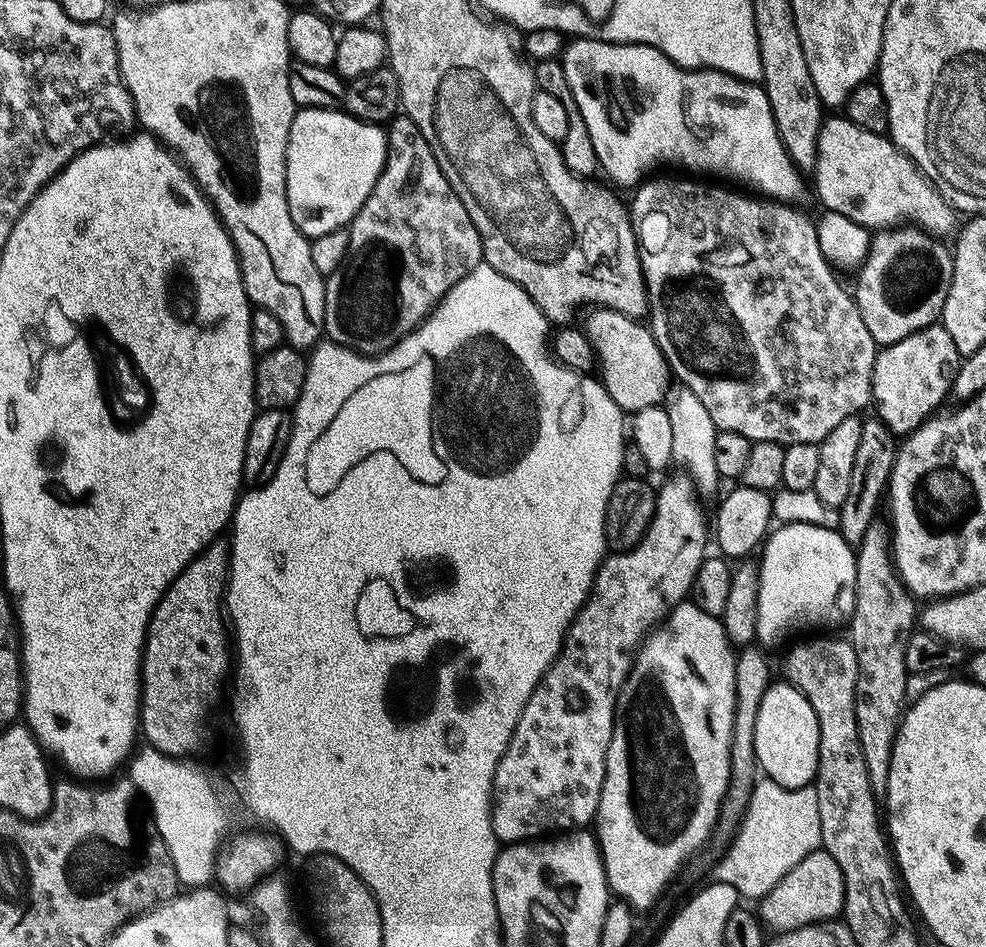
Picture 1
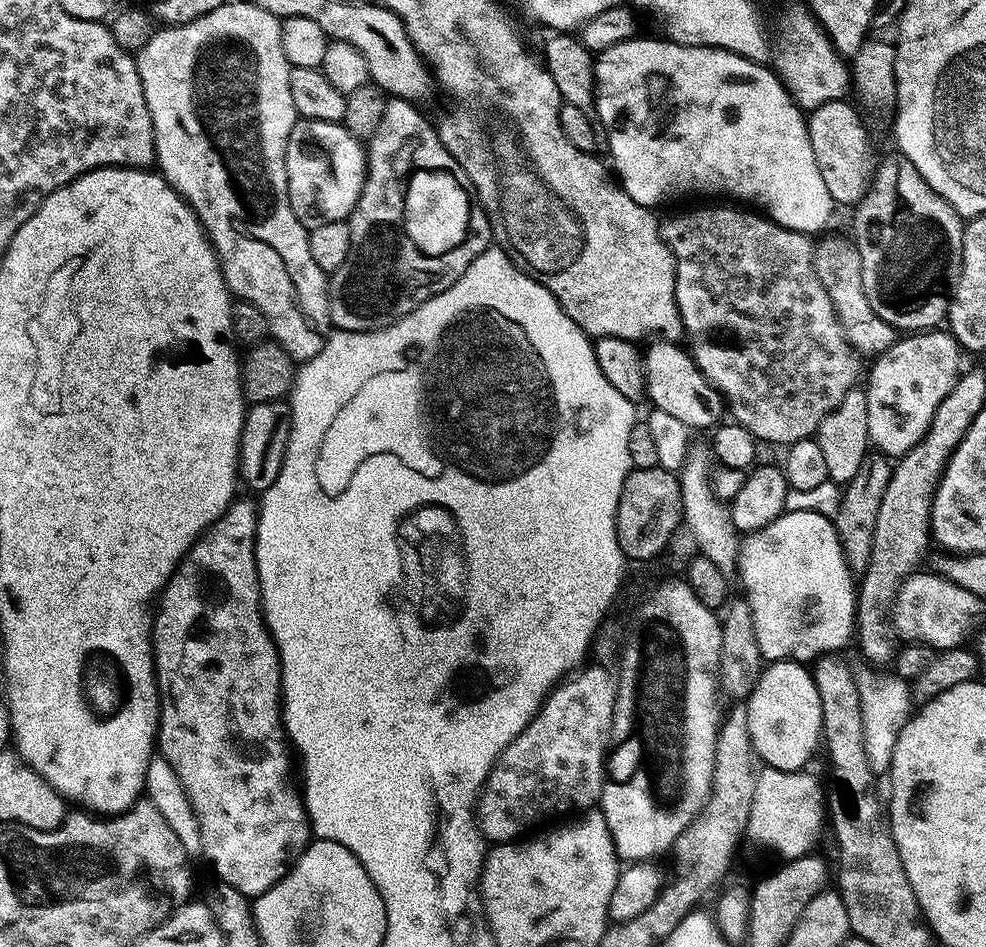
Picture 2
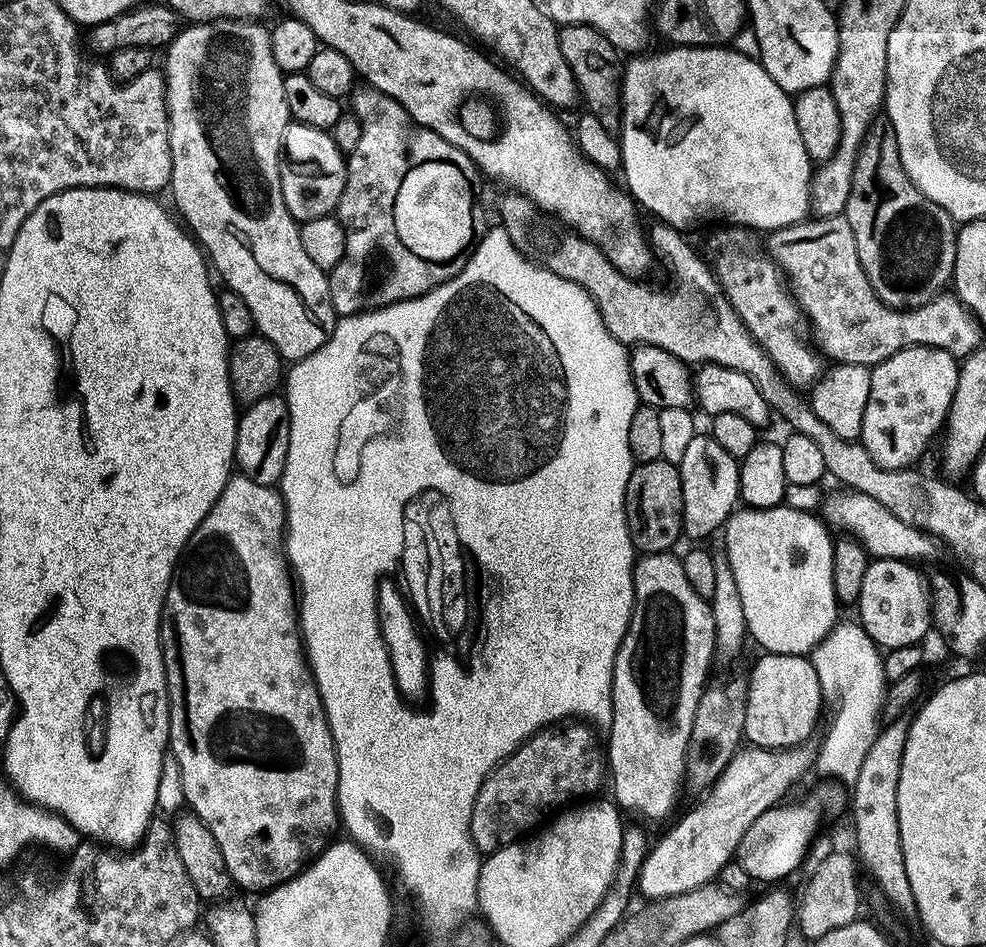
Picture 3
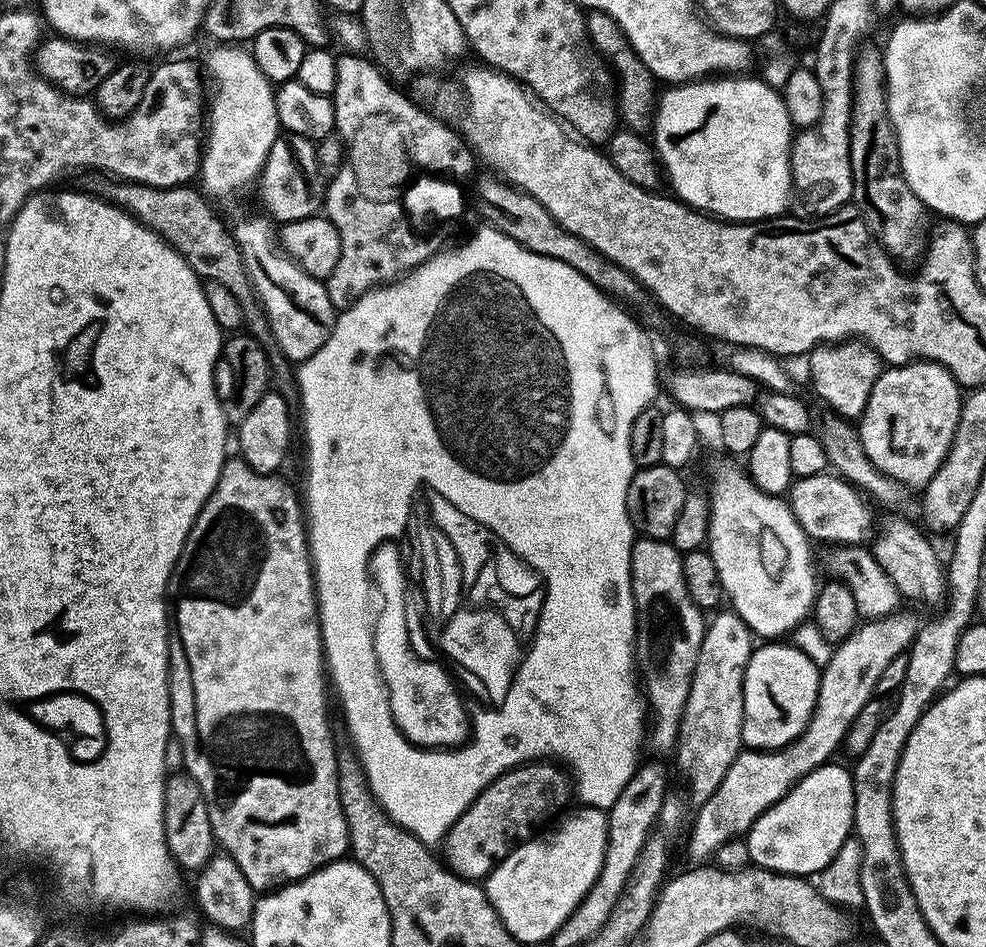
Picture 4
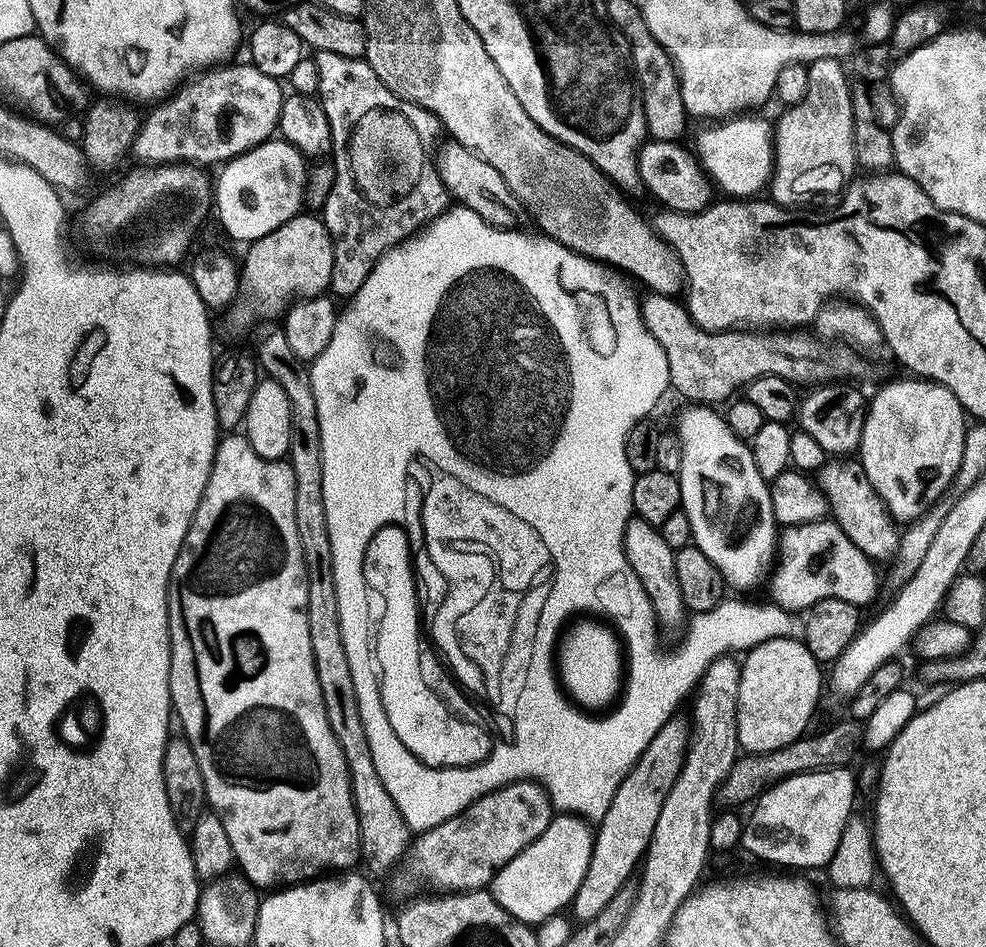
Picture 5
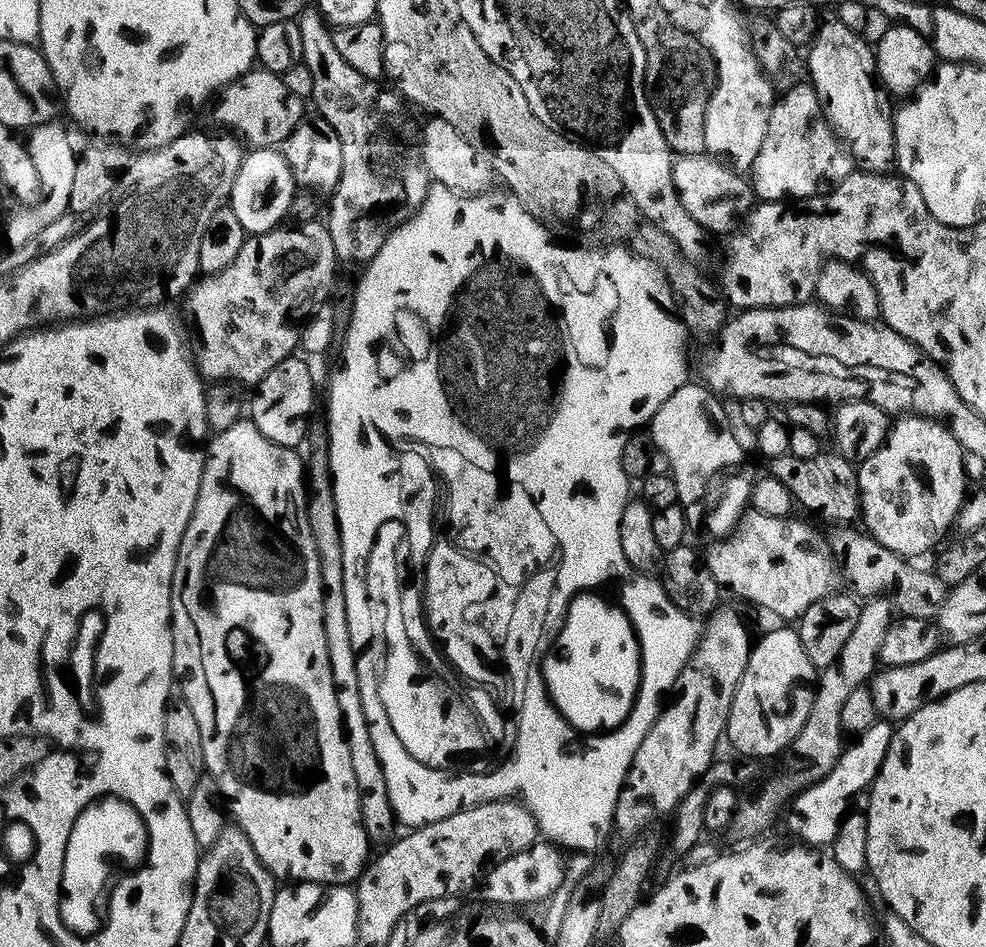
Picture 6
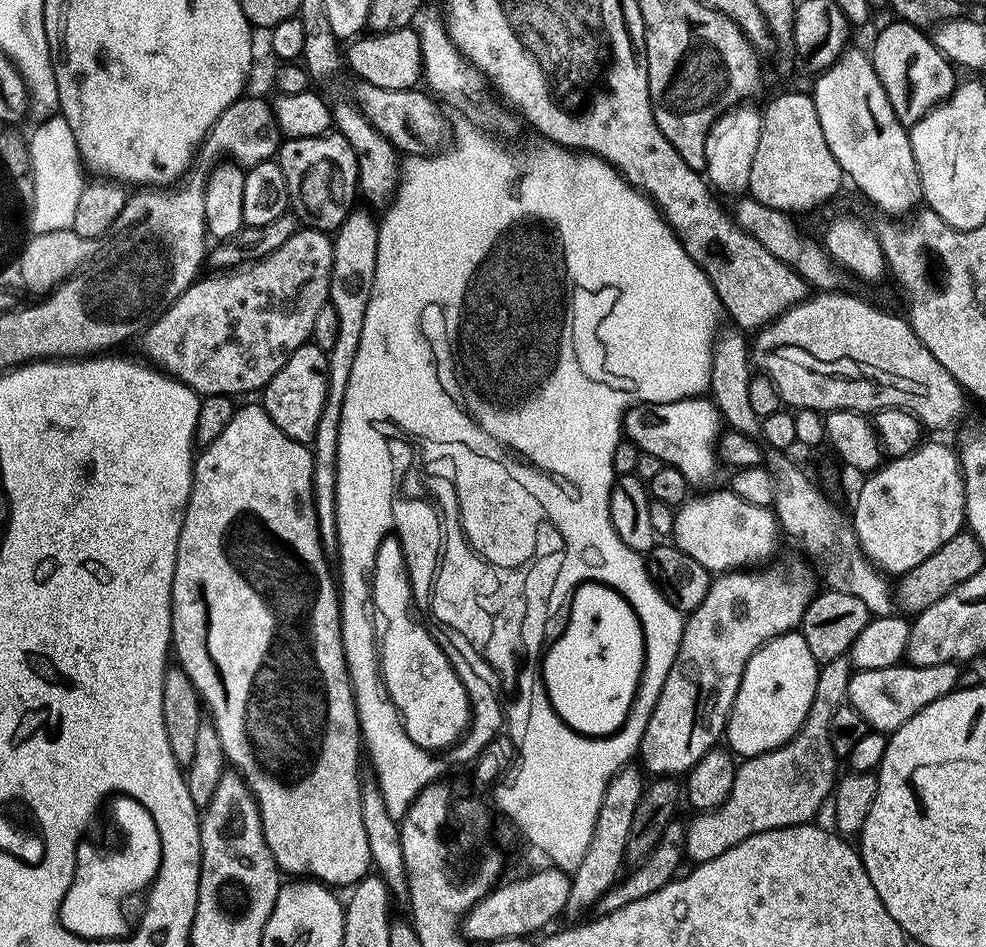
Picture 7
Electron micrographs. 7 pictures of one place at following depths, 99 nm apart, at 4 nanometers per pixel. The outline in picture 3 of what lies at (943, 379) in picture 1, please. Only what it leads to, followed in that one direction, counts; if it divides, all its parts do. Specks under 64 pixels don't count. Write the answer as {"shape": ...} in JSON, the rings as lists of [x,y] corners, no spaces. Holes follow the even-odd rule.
{"shape":[[[903,348],[890,358],[872,368],[870,398],[866,402],[866,414],[862,414],[862,430],[859,443],[874,462],[883,468],[906,468],[915,465],[916,459],[928,448],[936,431],[945,427],[948,411],[952,405],[955,387],[958,386],[960,364],[957,357],[941,348]]]}

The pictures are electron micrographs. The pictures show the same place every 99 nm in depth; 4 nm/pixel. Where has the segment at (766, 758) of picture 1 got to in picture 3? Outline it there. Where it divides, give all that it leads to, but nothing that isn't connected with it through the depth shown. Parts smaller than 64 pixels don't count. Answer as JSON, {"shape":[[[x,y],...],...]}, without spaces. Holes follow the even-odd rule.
{"shape":[[[761,655],[761,660],[753,666],[748,676],[748,705],[746,706],[746,722],[744,734],[749,745],[761,750],[774,748],[795,748],[805,743],[808,735],[816,728],[816,719],[820,716],[820,696],[822,689],[818,682],[818,674],[814,670],[811,659],[803,656]]]}

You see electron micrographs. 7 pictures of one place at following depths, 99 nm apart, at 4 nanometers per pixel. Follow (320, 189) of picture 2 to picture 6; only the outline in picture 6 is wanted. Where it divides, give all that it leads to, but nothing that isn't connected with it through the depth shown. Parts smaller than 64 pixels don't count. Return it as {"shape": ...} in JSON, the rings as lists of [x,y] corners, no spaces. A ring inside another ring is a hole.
{"shape":[[[257,148],[245,155],[234,178],[230,206],[234,214],[238,214],[238,222],[242,222],[245,233],[271,232],[283,221],[280,219],[287,214],[288,207],[293,207],[297,191],[298,185],[282,153],[276,148]]]}

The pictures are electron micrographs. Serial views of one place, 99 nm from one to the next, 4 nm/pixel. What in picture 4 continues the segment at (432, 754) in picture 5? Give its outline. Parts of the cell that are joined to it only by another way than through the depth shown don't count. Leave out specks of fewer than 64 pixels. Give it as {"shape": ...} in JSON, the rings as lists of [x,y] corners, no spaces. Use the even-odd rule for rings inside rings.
{"shape":[[[389,542],[387,544],[380,544],[376,549],[372,552],[371,558],[368,560],[368,574],[371,580],[371,583],[374,585],[375,591],[376,588],[380,591],[380,613],[375,613],[374,616],[374,627],[372,628],[372,649],[374,650],[374,654],[376,655],[376,661],[378,662],[378,666],[380,667],[380,672],[384,674],[384,689],[388,691],[388,701],[390,702],[390,710],[392,711],[392,717],[394,718],[394,722],[398,726],[398,730],[401,734],[411,744],[415,744],[422,748],[455,748],[464,743],[465,740],[469,739],[470,736],[470,723],[469,723],[469,709],[465,706],[465,703],[460,702],[460,696],[456,693],[456,688],[452,685],[452,680],[448,677],[448,672],[443,668],[442,665],[436,661],[436,656],[432,653],[432,648],[428,645],[428,640],[424,636],[415,636],[412,633],[412,624],[408,621],[408,588],[404,585],[404,576],[406,580],[406,560],[402,555],[400,557],[400,552],[396,549],[397,545],[395,543]]]}

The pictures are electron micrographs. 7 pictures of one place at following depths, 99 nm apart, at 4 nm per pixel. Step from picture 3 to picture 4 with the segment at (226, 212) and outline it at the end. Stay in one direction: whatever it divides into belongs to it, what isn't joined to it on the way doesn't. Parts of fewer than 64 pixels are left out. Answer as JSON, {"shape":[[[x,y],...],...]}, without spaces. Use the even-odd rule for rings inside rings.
{"shape":[[[236,42],[216,46],[202,68],[207,79],[212,79],[212,97],[206,100],[206,139],[202,144],[198,184],[208,198],[236,196],[259,181],[270,146],[281,135],[274,85],[258,70],[251,51]],[[267,215],[252,216],[249,220],[240,220],[234,224],[234,237],[242,254],[242,262],[248,271],[252,289],[256,291],[256,299],[264,309],[264,316],[268,319],[268,331],[271,339],[276,339],[275,347],[283,353],[290,362],[303,362],[312,357],[315,352],[322,350],[326,338],[330,338],[332,328],[336,325],[338,310],[330,302],[325,281],[316,280],[302,266],[296,263],[283,248],[278,239],[278,228]]]}

